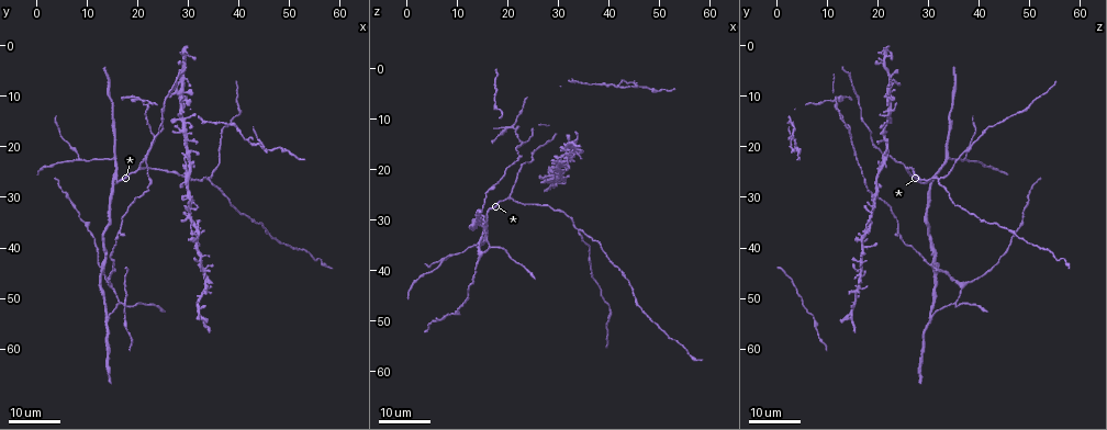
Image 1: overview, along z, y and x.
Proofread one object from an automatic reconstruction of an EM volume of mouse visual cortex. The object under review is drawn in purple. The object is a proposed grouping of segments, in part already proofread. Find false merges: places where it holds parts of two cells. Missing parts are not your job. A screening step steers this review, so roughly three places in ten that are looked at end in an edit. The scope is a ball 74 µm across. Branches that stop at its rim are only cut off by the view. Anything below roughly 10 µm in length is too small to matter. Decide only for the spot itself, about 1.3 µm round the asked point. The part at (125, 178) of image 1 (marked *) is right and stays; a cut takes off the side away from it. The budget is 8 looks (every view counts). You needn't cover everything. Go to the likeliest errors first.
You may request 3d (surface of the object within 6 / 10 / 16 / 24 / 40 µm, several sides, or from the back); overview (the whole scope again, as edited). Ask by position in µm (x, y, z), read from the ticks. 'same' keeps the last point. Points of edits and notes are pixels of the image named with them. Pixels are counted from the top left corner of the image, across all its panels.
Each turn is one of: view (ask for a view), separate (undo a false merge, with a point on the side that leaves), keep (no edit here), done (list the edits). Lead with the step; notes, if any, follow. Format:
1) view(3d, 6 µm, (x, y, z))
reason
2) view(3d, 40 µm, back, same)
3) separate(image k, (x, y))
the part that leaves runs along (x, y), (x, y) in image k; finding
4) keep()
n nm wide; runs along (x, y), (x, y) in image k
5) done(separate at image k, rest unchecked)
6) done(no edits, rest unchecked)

view(3d, 24 µm, (23.0, 19.0, 14.5))
two arms in line, one across

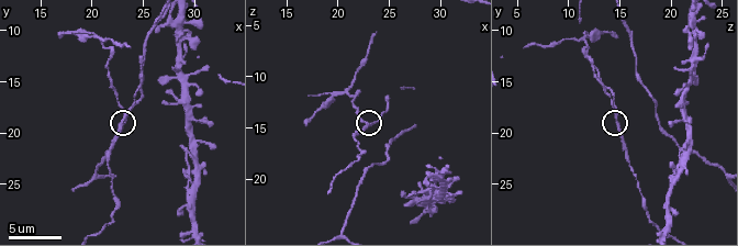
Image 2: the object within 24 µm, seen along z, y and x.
view(3d, 6 µm, (22.8, 18.8, 14.8))
zoom in

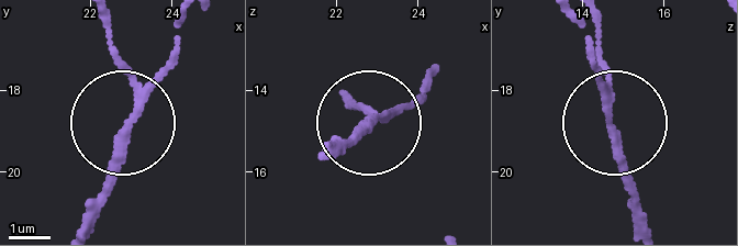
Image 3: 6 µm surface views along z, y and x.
separate(image 3, (109, 26))
3 arms; two cells meet here

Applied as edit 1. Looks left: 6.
view(overview)

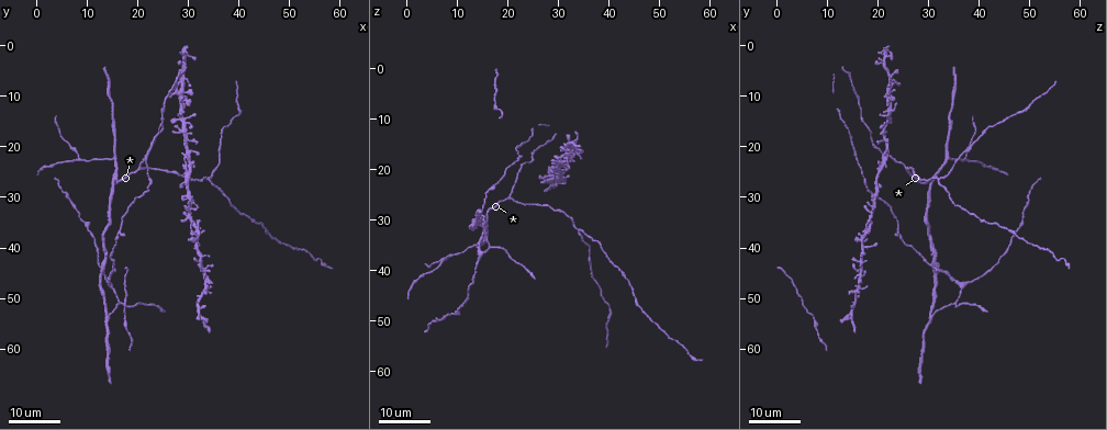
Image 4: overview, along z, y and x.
view(3d, 24 µm, (14.0, 47.0, 36.5))
two arms in line, one across

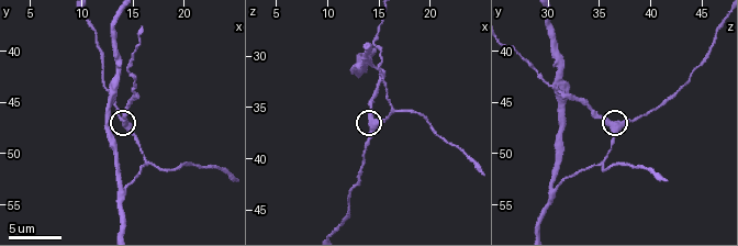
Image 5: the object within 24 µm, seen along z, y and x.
view(3d, 10 µm, (14.0, 47.0, 36.4))

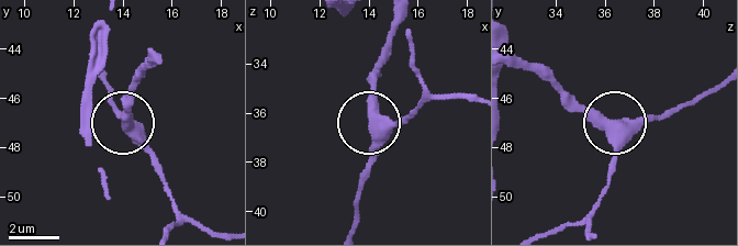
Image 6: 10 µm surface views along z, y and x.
keep()
3 arms; runs along (412, 48), (422, 99), (405, 119), (369, 126), (367, 179) in image 6; one cell here

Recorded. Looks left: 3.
view(3d, 24 µm, (16.0, 37.5, 24.0))
small branch off a trunk

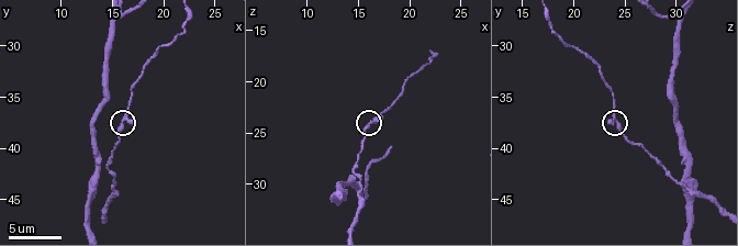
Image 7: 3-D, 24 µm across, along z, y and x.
view(3d, 10 µm, (16.4, 36.8, 24.0))

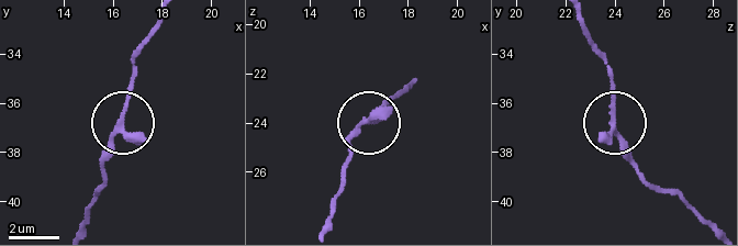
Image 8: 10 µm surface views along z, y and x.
keep()
runs along (707, 225), (638, 168), (615, 131), (606, 57) in image 8; continuous, no second cell

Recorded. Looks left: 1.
view(3d, 16 µm, (14.2, 53.6, 30.6))
three arms meet

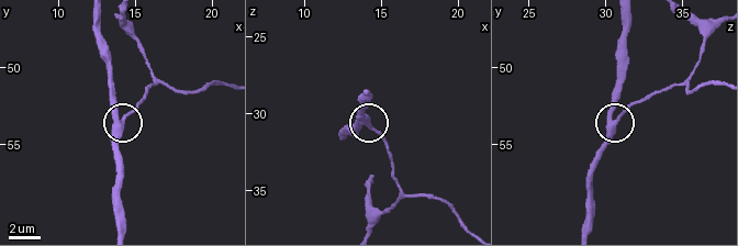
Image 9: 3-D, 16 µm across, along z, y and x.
keep()
runs along (99, 19), (111, 105), (123, 125), (119, 159) in image 9; continuous, no second cell

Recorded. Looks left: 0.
done(separate at image 3, rest unchecked)

